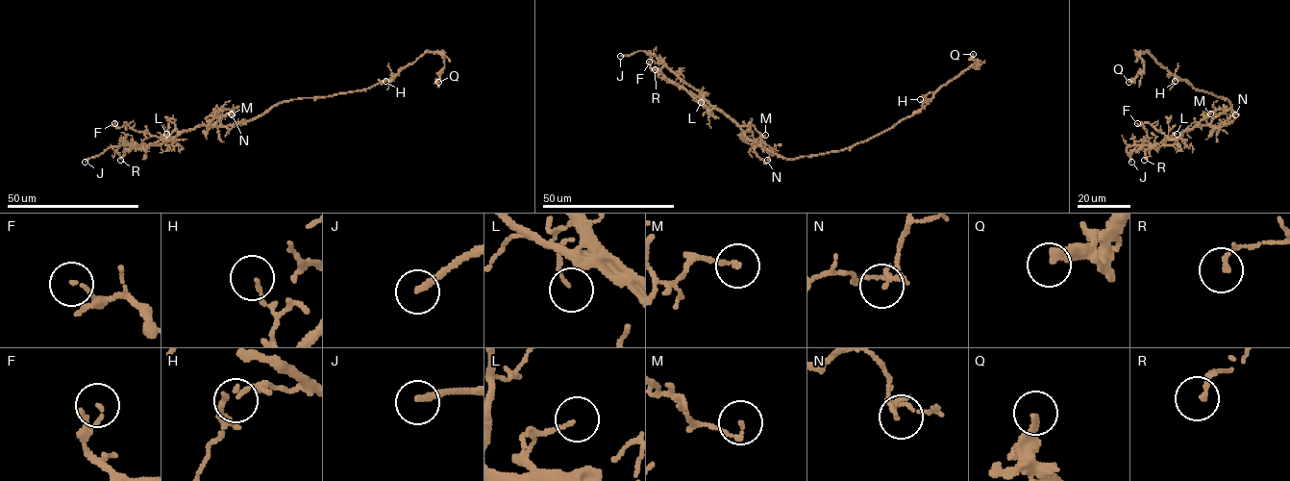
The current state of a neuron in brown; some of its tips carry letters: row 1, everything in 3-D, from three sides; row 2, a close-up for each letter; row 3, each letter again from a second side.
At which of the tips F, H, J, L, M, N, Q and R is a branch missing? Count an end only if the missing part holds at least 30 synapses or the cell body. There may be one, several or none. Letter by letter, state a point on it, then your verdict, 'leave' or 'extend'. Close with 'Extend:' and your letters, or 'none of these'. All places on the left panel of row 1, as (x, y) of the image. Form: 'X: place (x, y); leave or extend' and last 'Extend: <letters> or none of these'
F: place (114, 123); leave
H: place (385, 81); leave
J: place (85, 162); extend
L: place (166, 134); leave
M: place (231, 113); leave
N: place (232, 114); leave
Q: place (438, 82); leave
R: place (120, 160); leave
Extend: J

